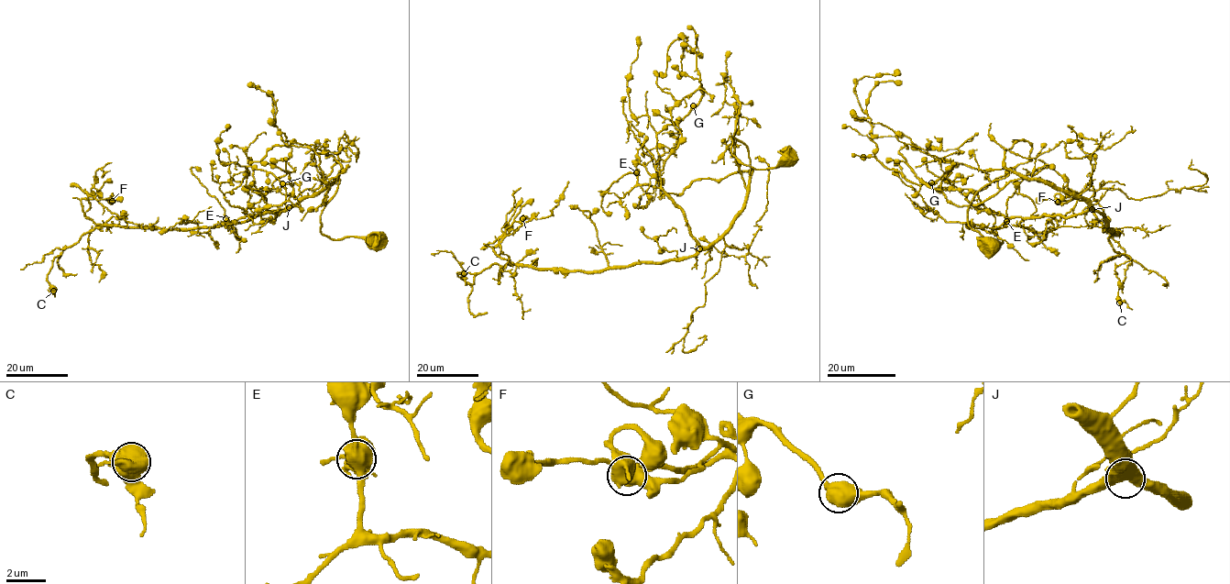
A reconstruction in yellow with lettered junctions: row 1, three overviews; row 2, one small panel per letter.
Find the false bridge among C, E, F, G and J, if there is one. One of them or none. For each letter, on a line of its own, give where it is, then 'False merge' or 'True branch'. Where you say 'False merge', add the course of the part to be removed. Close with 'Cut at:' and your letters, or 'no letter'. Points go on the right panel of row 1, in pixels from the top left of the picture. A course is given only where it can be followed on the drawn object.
C: Place: (1119, 303). True branch
E: Place: (1006, 221). True branch
F: Place: (1058, 202). False merge. Course of the part to remove: (1057, 202), (1064, 203), (1071, 198), (1065, 191), (1058, 190), (1048, 181), (1034, 179)
G: Place: (931, 182). True branch
J: Place: (1092, 209). True branch
Cut at: F

